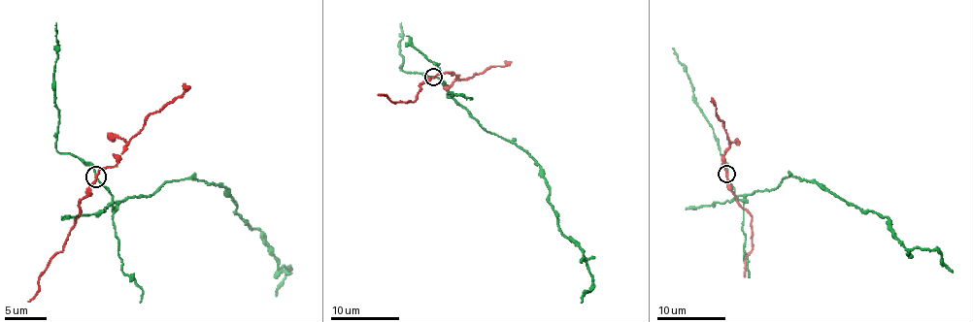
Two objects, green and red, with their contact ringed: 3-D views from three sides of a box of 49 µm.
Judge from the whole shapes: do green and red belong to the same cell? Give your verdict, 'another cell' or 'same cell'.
another cell

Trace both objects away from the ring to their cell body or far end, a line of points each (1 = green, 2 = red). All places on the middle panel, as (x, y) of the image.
1: (434, 77), (477, 121), (517, 144), (535, 163), (559, 230), (586, 257), (592, 277), (592, 288), (581, 302)
2: (434, 77), (420, 85), (412, 102), (392, 102), (385, 95), (377, 94)

